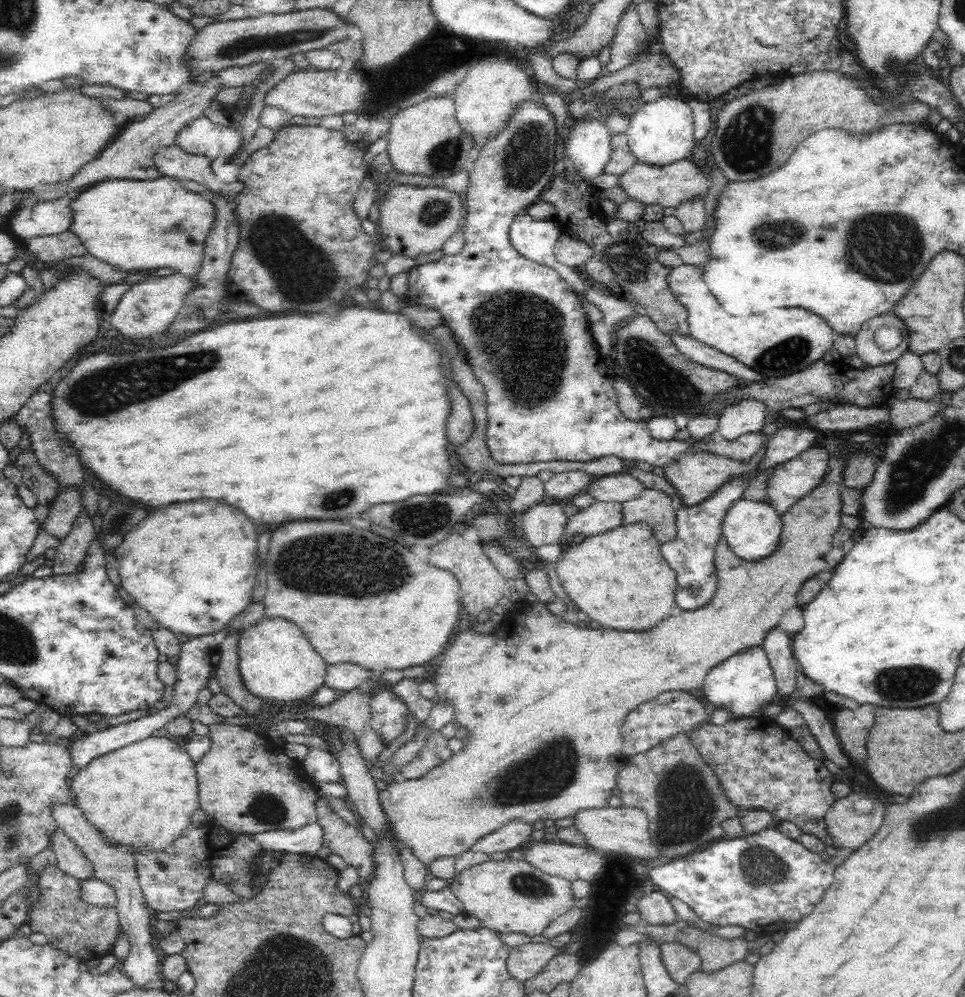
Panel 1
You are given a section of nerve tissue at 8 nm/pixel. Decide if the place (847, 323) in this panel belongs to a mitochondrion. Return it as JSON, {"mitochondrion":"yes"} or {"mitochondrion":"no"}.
{"mitochondrion":"no"}

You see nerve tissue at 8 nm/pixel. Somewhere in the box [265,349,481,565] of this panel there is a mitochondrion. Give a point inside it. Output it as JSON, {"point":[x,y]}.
{"point":[425,520]}

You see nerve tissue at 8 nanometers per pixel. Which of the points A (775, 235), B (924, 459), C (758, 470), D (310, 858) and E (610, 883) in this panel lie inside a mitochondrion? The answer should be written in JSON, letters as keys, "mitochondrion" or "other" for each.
{"A":"mitochondrion","B":"mitochondrion","C":"other","D":"other","E":"other"}

